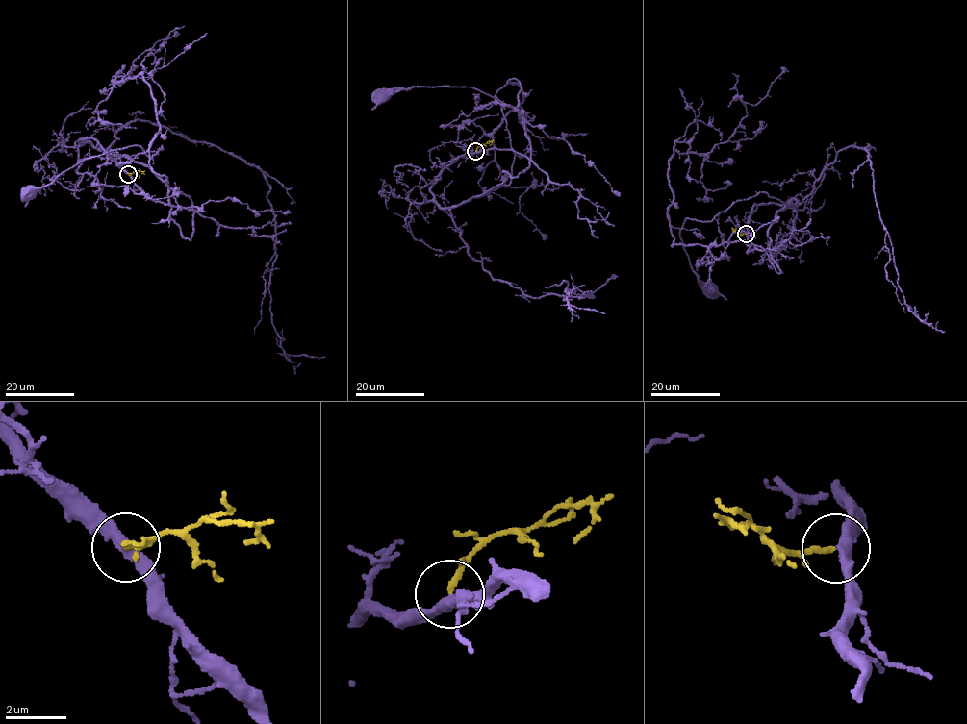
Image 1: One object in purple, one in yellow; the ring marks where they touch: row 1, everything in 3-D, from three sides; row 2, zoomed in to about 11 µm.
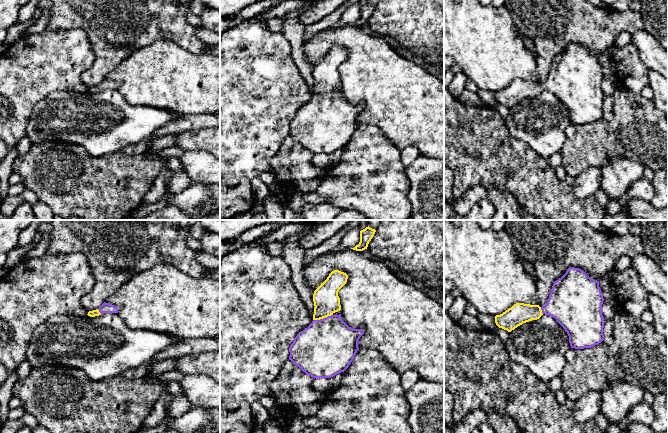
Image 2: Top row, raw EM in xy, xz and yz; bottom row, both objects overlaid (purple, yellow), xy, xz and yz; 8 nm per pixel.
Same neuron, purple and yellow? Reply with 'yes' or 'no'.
yes

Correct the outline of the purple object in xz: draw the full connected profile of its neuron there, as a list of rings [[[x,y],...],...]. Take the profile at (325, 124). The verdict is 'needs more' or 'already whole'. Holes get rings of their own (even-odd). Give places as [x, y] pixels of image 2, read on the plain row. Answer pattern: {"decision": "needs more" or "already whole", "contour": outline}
{"decision": "needs more", "contour": [[[339,46],[332,47],[327,55],[314,67],[314,90],[312,99],[299,108],[289,123],[289,136],[303,148],[315,154],[331,154],[344,148],[359,126],[358,117],[364,110],[362,105],[349,103],[335,88],[341,86],[339,66],[346,60],[348,51]]]}

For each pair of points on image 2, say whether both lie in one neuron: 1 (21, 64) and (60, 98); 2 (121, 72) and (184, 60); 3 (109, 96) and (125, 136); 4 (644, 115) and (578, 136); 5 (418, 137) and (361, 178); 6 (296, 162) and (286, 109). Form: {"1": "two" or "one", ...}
{"1": "two", "2": "one", "3": "one", "4": "one", "5": "two", "6": "two"}

